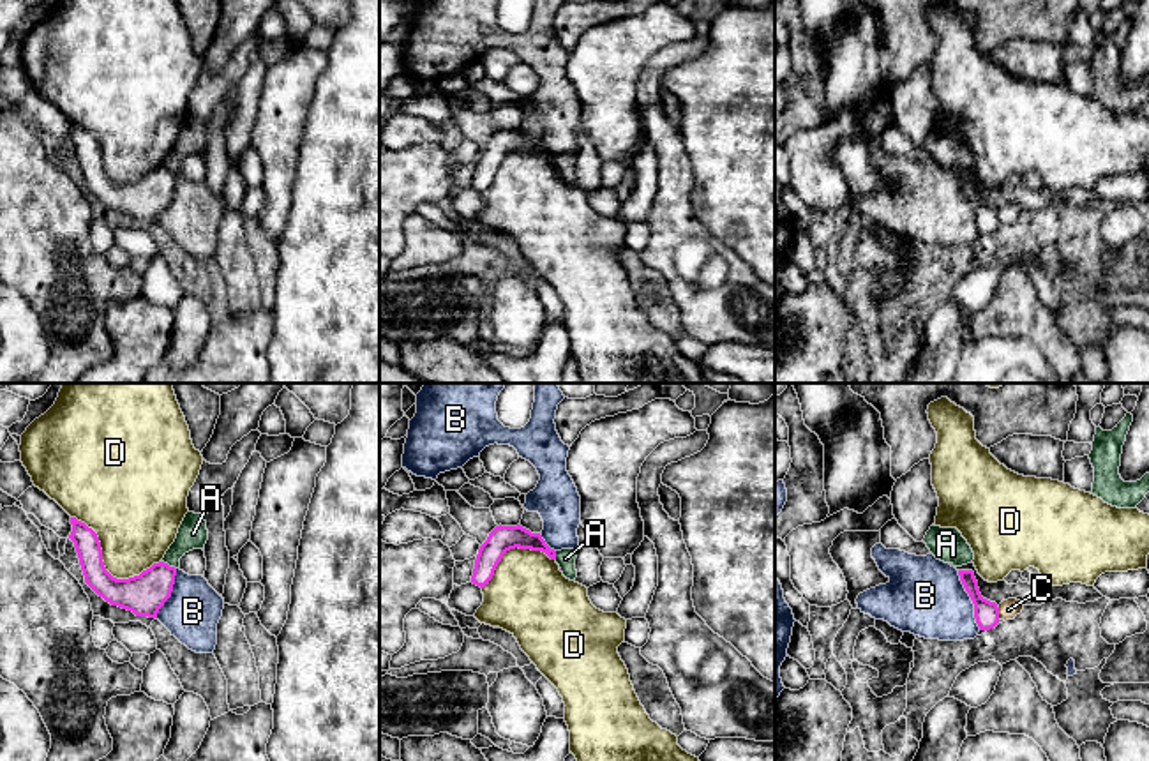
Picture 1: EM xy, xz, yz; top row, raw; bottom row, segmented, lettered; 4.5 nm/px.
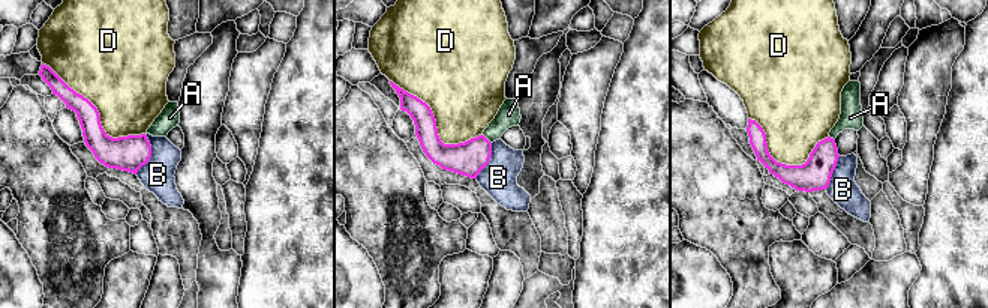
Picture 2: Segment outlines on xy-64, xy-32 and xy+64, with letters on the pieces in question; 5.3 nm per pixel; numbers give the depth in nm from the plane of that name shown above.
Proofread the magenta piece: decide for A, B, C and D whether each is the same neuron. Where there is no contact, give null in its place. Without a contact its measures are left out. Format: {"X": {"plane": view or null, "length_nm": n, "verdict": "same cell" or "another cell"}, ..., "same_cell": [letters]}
{"A": {"plane": "xy", "length_nm": 80, "verdict": "another cell"}, "B": {"plane": "yz", "length_nm": 300, "verdict": "another cell"}, "C": {"plane": "yz", "length_nm": 70, "verdict": "another cell"}, "D": {"plane": "xy", "length_nm": 460, "verdict": "another cell"}, "same_cell": []}

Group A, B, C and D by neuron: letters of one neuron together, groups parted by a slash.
A / B / C / D

